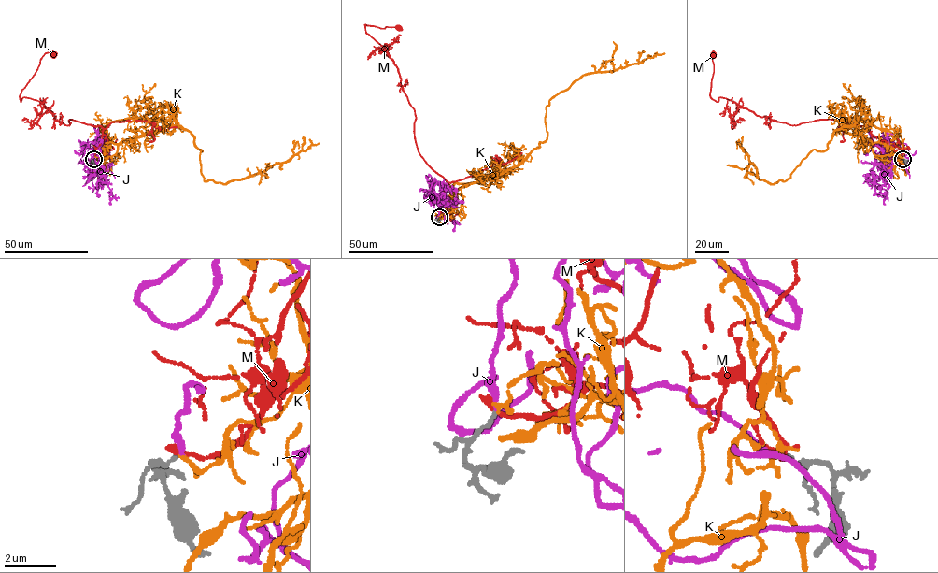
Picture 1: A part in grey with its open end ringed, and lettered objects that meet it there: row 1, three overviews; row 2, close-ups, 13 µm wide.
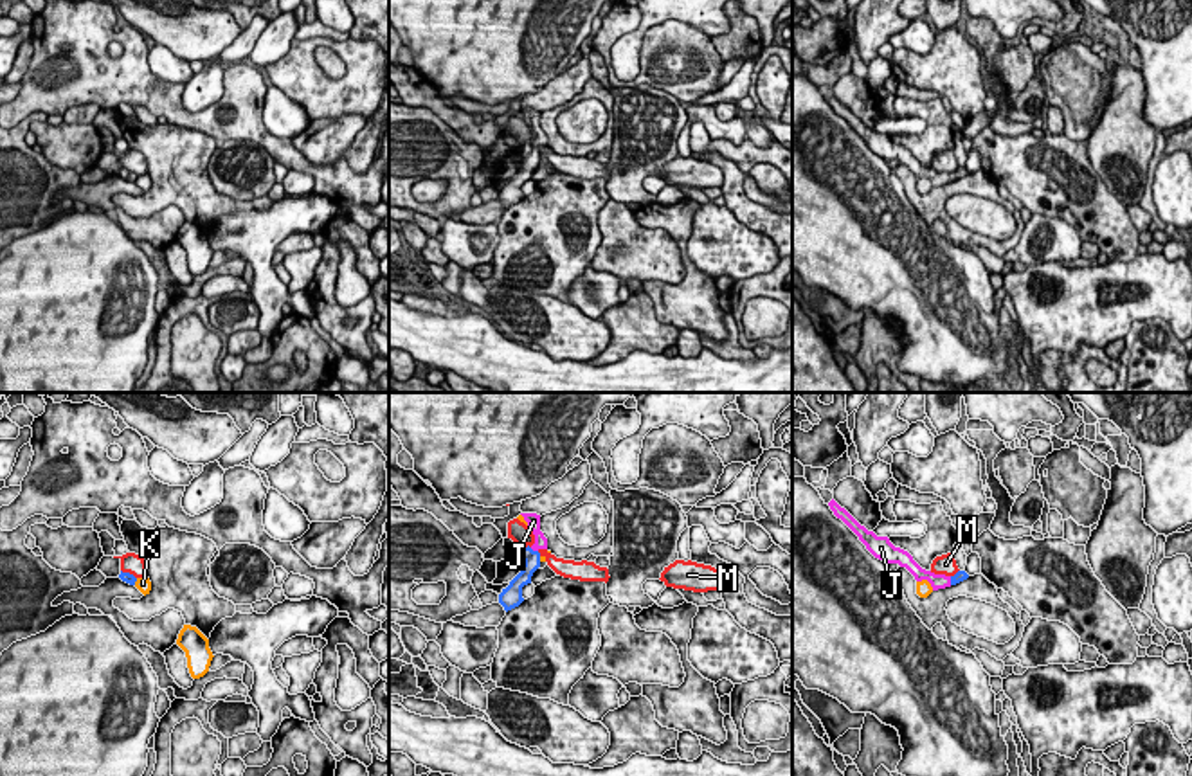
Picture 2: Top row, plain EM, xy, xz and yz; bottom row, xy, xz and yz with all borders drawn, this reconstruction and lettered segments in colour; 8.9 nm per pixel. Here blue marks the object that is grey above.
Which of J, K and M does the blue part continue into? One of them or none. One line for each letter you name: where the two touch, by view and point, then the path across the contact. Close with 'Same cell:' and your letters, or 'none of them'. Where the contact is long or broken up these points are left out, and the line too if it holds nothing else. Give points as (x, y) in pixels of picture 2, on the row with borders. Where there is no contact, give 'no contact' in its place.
J: meets blue in xz at (532, 550); runs through xz (532, 559), (532, 550), (541, 542)
Same cell: J

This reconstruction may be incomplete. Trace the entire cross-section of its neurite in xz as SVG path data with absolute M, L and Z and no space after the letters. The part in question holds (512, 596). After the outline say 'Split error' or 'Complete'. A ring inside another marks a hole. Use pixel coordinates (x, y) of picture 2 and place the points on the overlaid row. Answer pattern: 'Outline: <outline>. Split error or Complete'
Outline: M520 513L524 520L528 522L529 529L535 535L535 544L522 549L522 571L510 582L506 589L499 594L499 603L504 607L504 610L511 610L519 607L522 598L522 587L531 583L533 573L540 567L540 549L547 549L547 538L540 531L540 515L537 513Z. Split error

